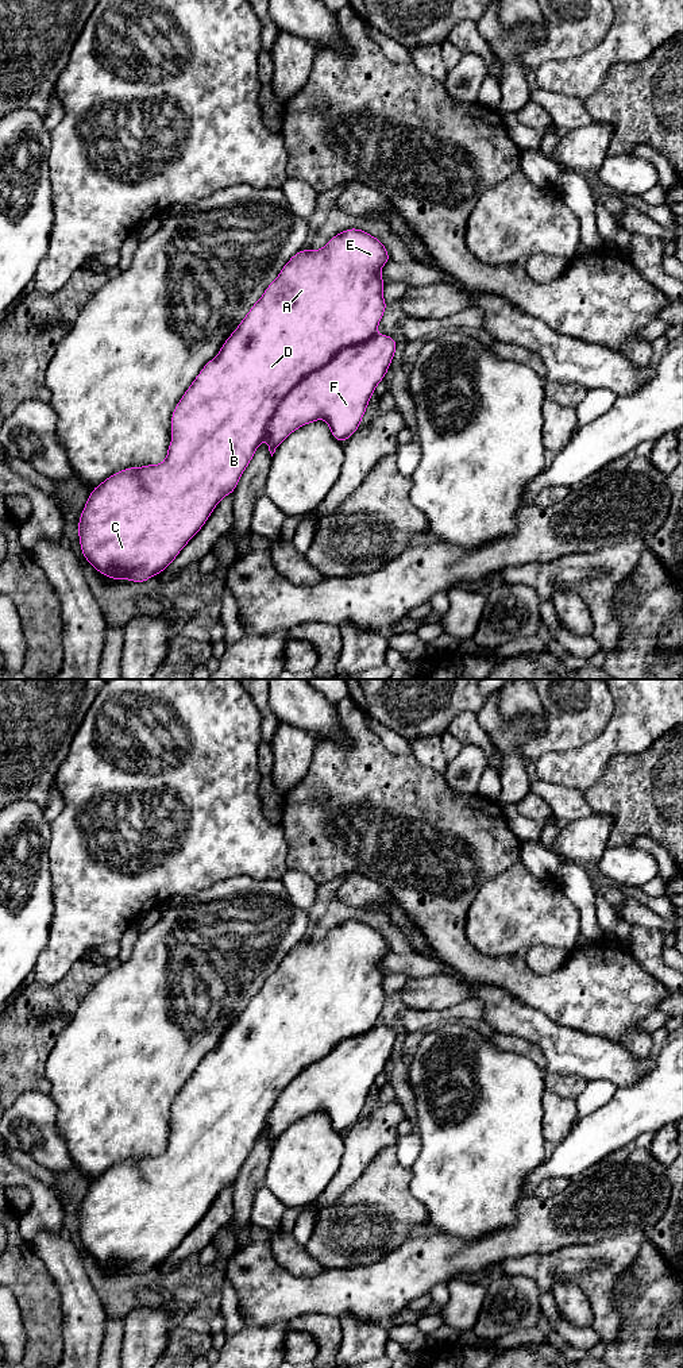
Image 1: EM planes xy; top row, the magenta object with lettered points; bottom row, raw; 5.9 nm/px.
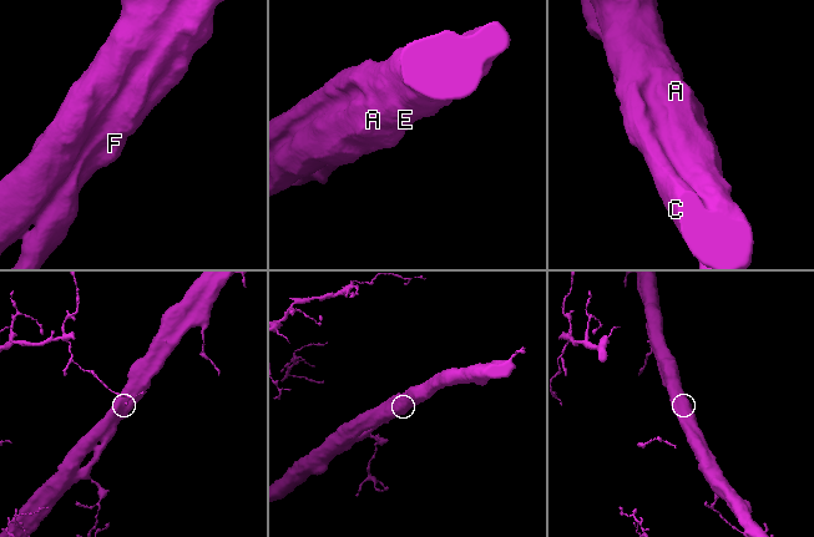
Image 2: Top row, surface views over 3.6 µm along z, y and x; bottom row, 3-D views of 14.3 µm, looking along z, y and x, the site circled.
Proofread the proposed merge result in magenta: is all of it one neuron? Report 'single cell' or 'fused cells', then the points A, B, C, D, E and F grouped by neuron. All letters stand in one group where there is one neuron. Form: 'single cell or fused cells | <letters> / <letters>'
single cell | A B C D E F

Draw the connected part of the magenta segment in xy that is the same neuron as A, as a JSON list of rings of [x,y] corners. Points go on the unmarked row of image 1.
[[[359,920],[332,928],[321,941],[302,940],[288,952],[178,1093],[171,1106],[166,1151],[159,1156],[117,1163],[90,1183],[78,1211],[78,1229],[82,1248],[100,1265],[142,1275],[163,1264],[216,1196],[234,1184],[263,1130],[273,1148],[292,1124],[316,1111],[325,1111],[333,1129],[342,1134],[360,1118],[370,1088],[385,1070],[397,1041],[391,1028],[375,1024],[387,998],[381,962],[389,952],[382,932]]]

